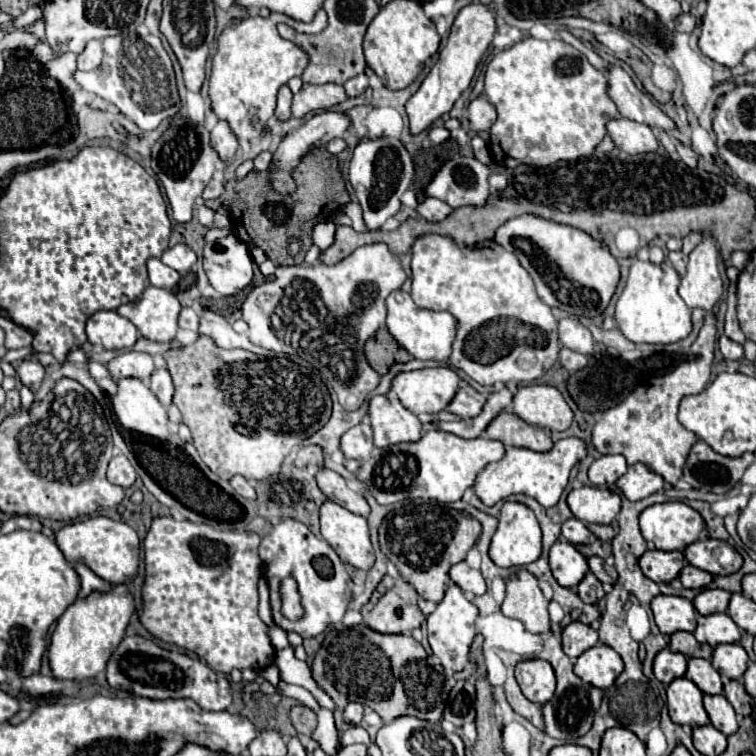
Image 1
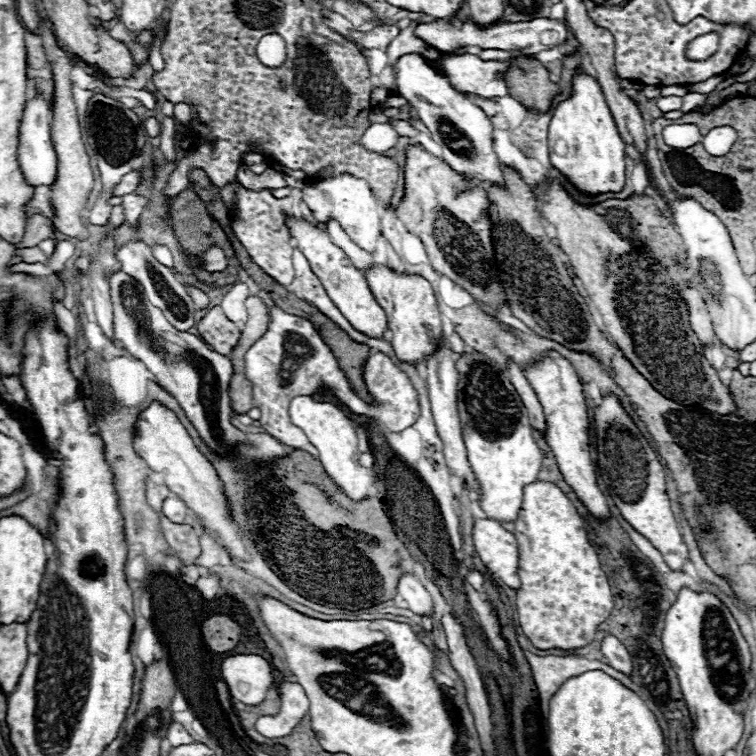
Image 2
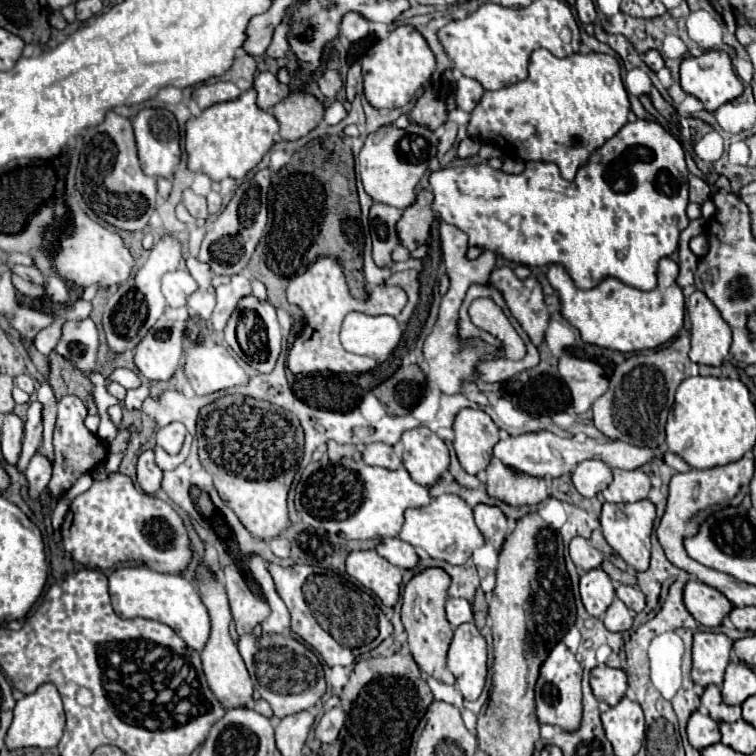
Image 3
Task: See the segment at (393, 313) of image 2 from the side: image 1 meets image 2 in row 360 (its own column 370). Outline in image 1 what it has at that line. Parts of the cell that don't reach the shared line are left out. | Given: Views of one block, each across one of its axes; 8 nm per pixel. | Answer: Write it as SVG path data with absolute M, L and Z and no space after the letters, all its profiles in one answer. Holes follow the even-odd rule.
M394 392L374 396L370 400L370 420L374 430L374 444L386 448L398 442L416 442L422 438L420 420L406 410Z

